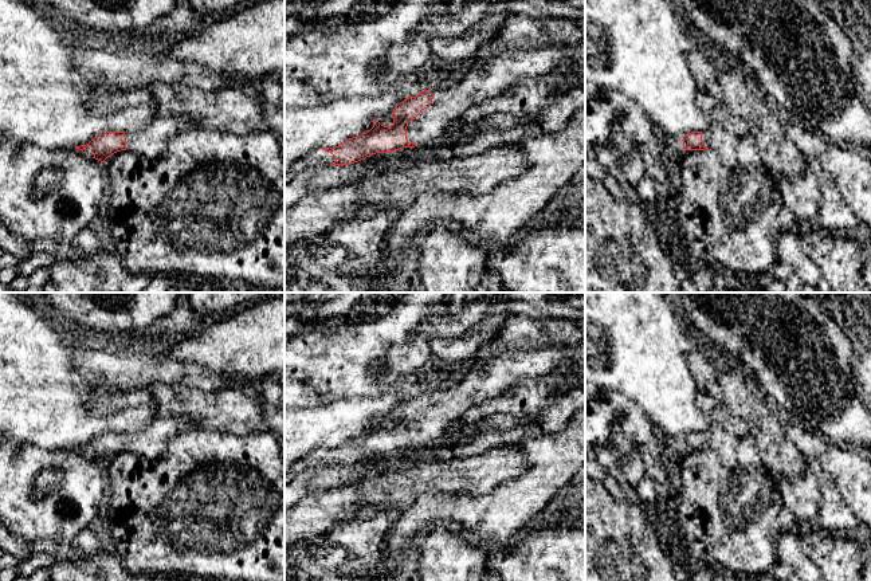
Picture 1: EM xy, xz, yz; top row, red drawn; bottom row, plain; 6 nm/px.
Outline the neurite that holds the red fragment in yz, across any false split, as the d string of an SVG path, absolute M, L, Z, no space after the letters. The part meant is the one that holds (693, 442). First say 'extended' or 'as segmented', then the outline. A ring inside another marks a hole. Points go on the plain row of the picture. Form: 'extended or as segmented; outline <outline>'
extended; outline M713 421L705 432L691 432L683 437L684 451L714 451L723 466L735 464L738 437L731 435L722 424Z

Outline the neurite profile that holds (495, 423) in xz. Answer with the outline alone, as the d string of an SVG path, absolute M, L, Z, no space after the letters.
M491 416L483 419L476 428L463 428L463 436L472 436L475 433L486 432L486 431L502 431L510 427L523 425L530 423L530 417L515 417L515 416Z

